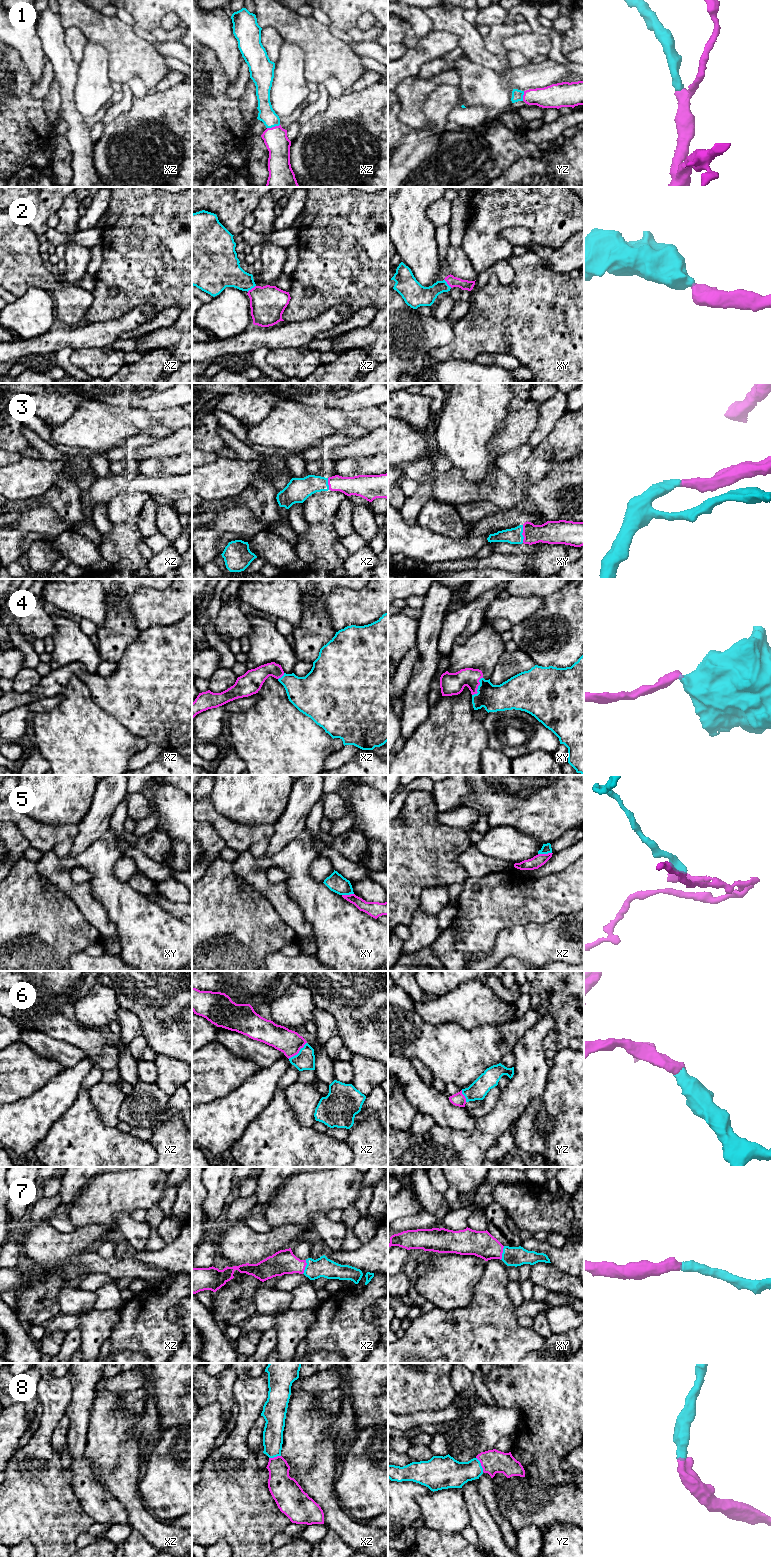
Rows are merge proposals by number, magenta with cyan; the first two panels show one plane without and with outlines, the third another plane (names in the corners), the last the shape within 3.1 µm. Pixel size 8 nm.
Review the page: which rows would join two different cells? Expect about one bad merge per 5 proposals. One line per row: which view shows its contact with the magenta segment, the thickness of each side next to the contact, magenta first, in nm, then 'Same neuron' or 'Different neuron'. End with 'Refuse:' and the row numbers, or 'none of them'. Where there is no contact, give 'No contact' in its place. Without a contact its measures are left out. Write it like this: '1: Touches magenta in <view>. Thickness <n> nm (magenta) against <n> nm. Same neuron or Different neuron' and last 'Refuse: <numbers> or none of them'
1: Touches magenta in xz. Thickness 190 nm (magenta) against 140 nm. Same neuron
2: Touches magenta in xz. Thickness 280 nm (magenta) against 240 nm. Same neuron
3: Touches magenta in xy. Thickness 190 nm (magenta) against 130 nm. Same neuron
4: Touches magenta in xy. Thickness 180 nm (magenta) against 220 nm. Same neuron
5: Touches magenta in xz. Thickness 100 nm (magenta) against 80 nm. Different neuron
6: Touches magenta in xz. Thickness 200 nm (magenta) against 160 nm. Same neuron
7: Touches magenta in xz. Thickness 190 nm (magenta) against 160 nm. Same neuron
8: Touches magenta in yz. Thickness 190 nm (magenta) against 220 nm. Same neuron
Refuse: 5

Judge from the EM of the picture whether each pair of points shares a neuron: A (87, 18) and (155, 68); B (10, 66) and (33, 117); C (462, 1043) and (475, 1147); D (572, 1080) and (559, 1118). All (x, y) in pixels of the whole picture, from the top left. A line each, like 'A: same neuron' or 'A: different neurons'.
A: same neuron
B: same neuron
C: different neurons
D: same neuron

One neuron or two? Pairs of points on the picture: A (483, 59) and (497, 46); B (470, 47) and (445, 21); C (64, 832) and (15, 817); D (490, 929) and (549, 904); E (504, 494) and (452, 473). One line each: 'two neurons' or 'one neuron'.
A: two neurons
B: one neuron
C: one neuron
D: one neuron
E: one neuron

